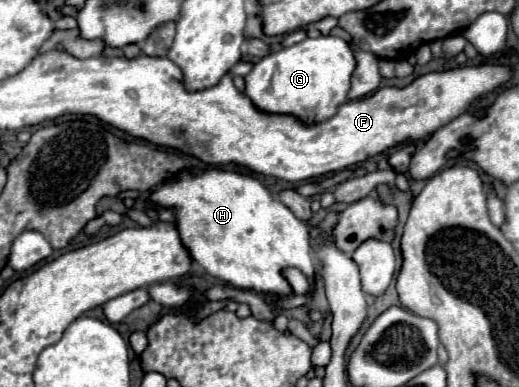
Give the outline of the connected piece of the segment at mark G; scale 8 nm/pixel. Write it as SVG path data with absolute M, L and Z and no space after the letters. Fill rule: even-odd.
M332 35L306 37L292 47L260 59L246 75L244 93L256 107L262 107L262 111L298 115L304 123L320 123L322 119L330 119L346 101L354 69L354 51L344 39Z

